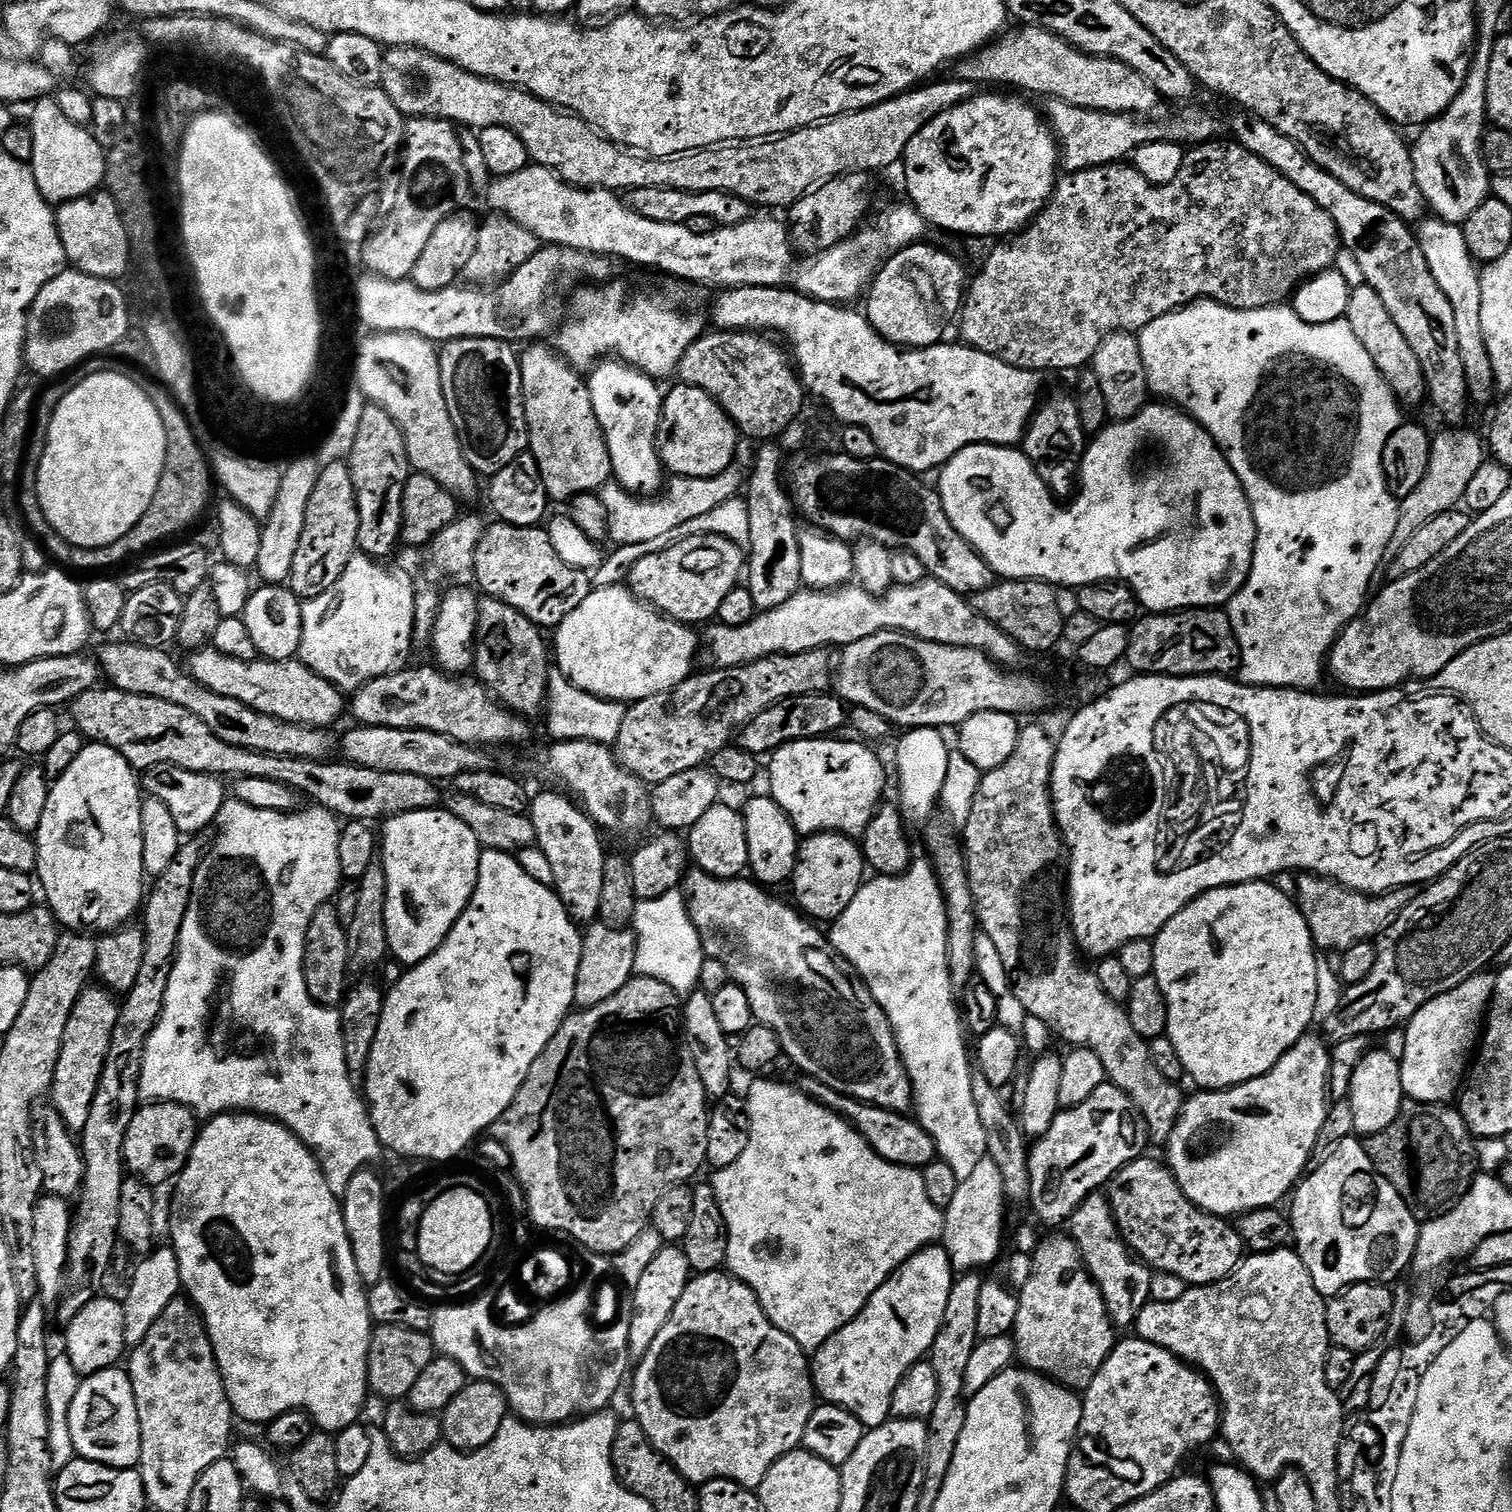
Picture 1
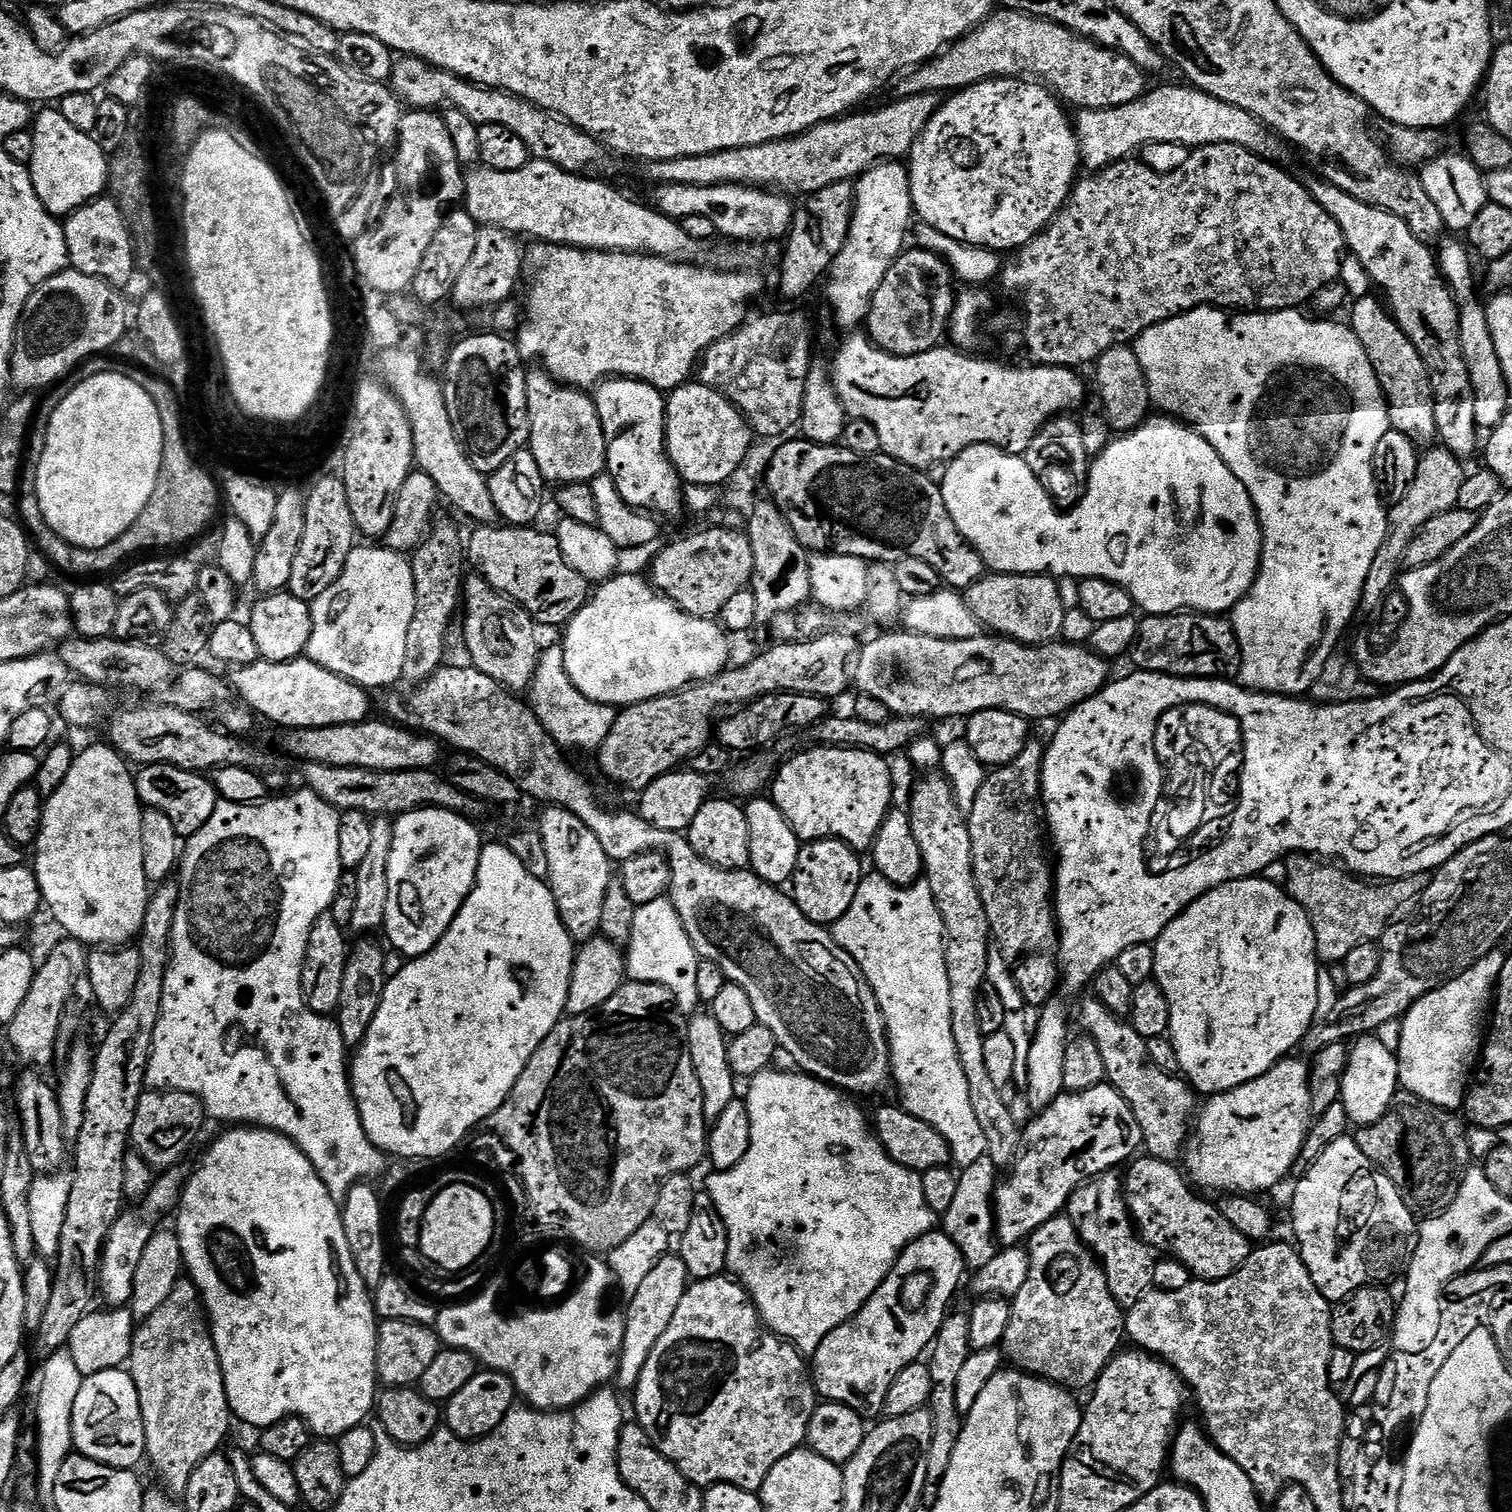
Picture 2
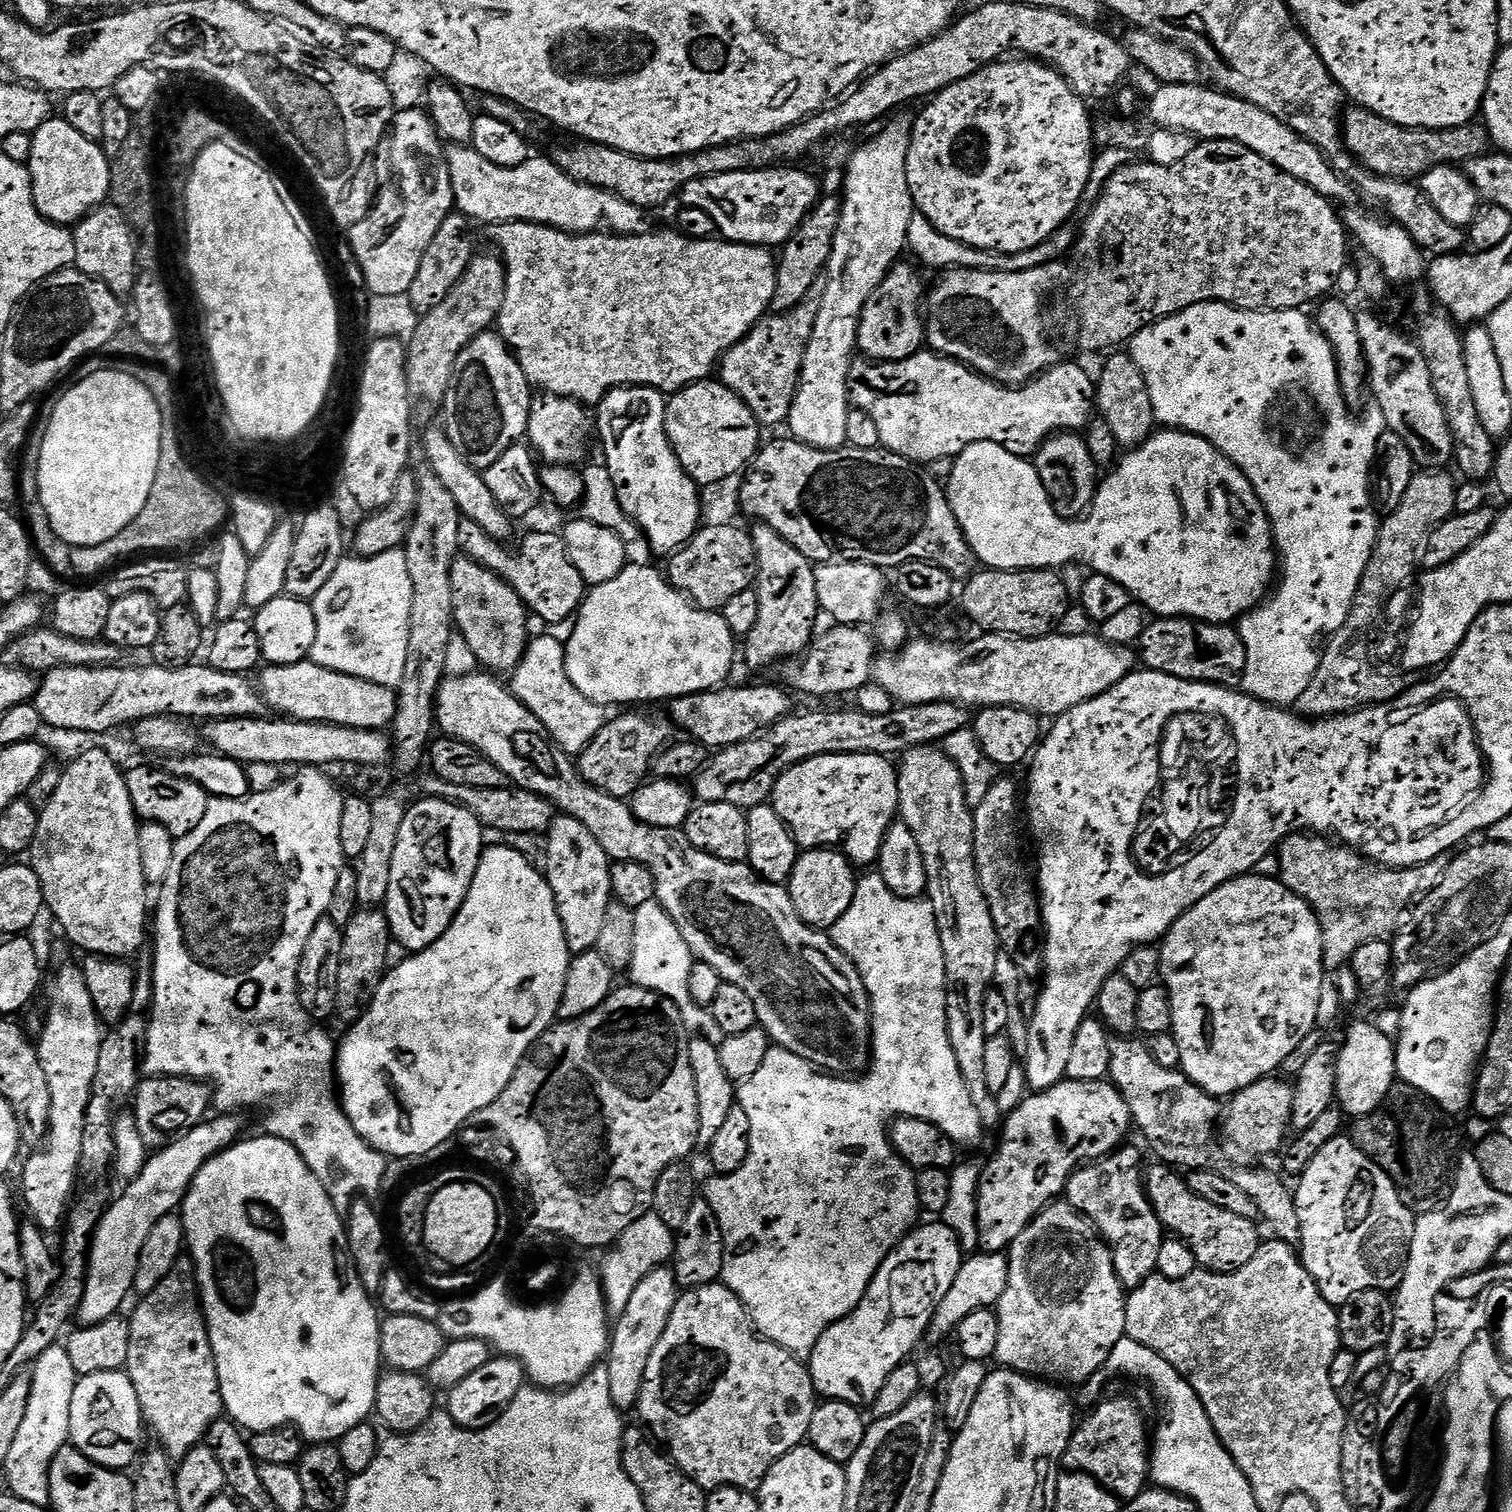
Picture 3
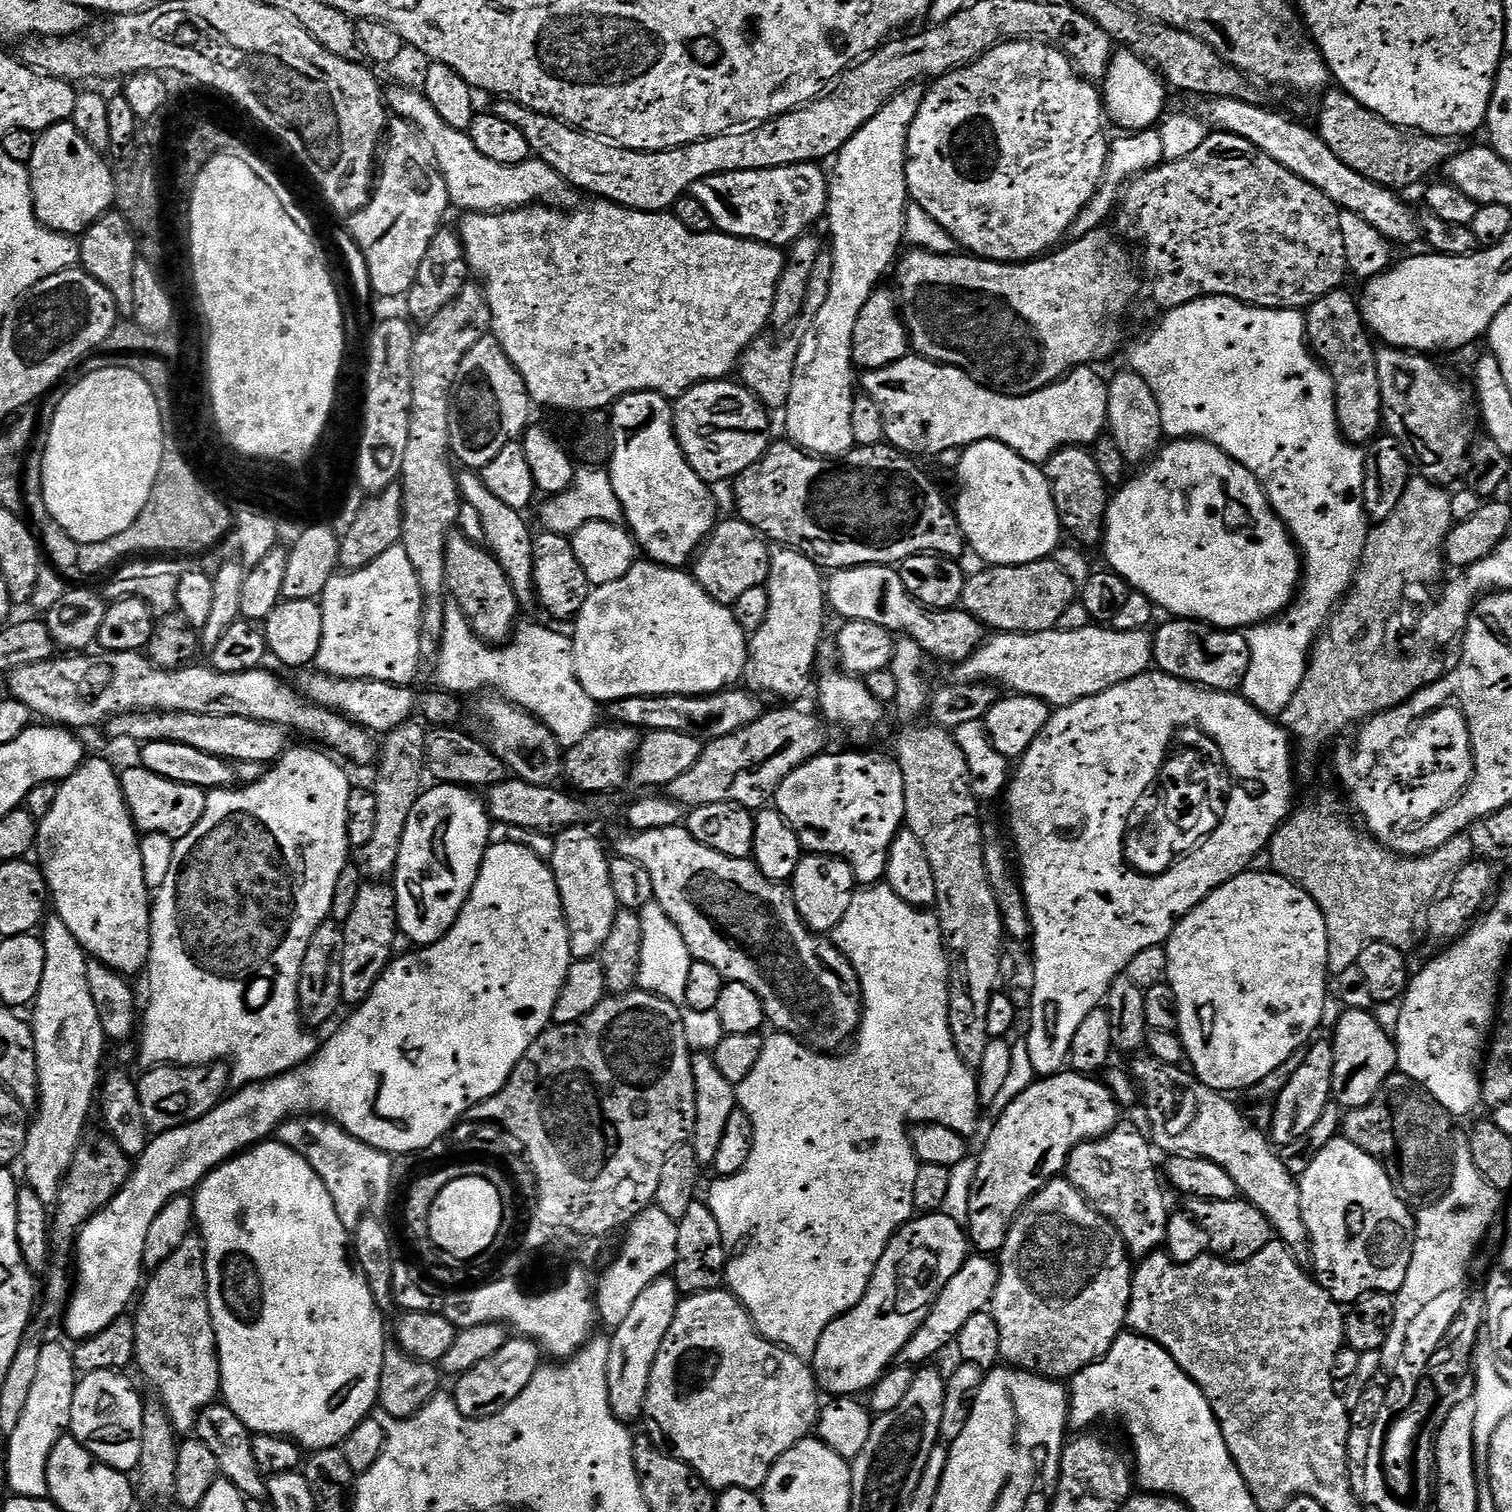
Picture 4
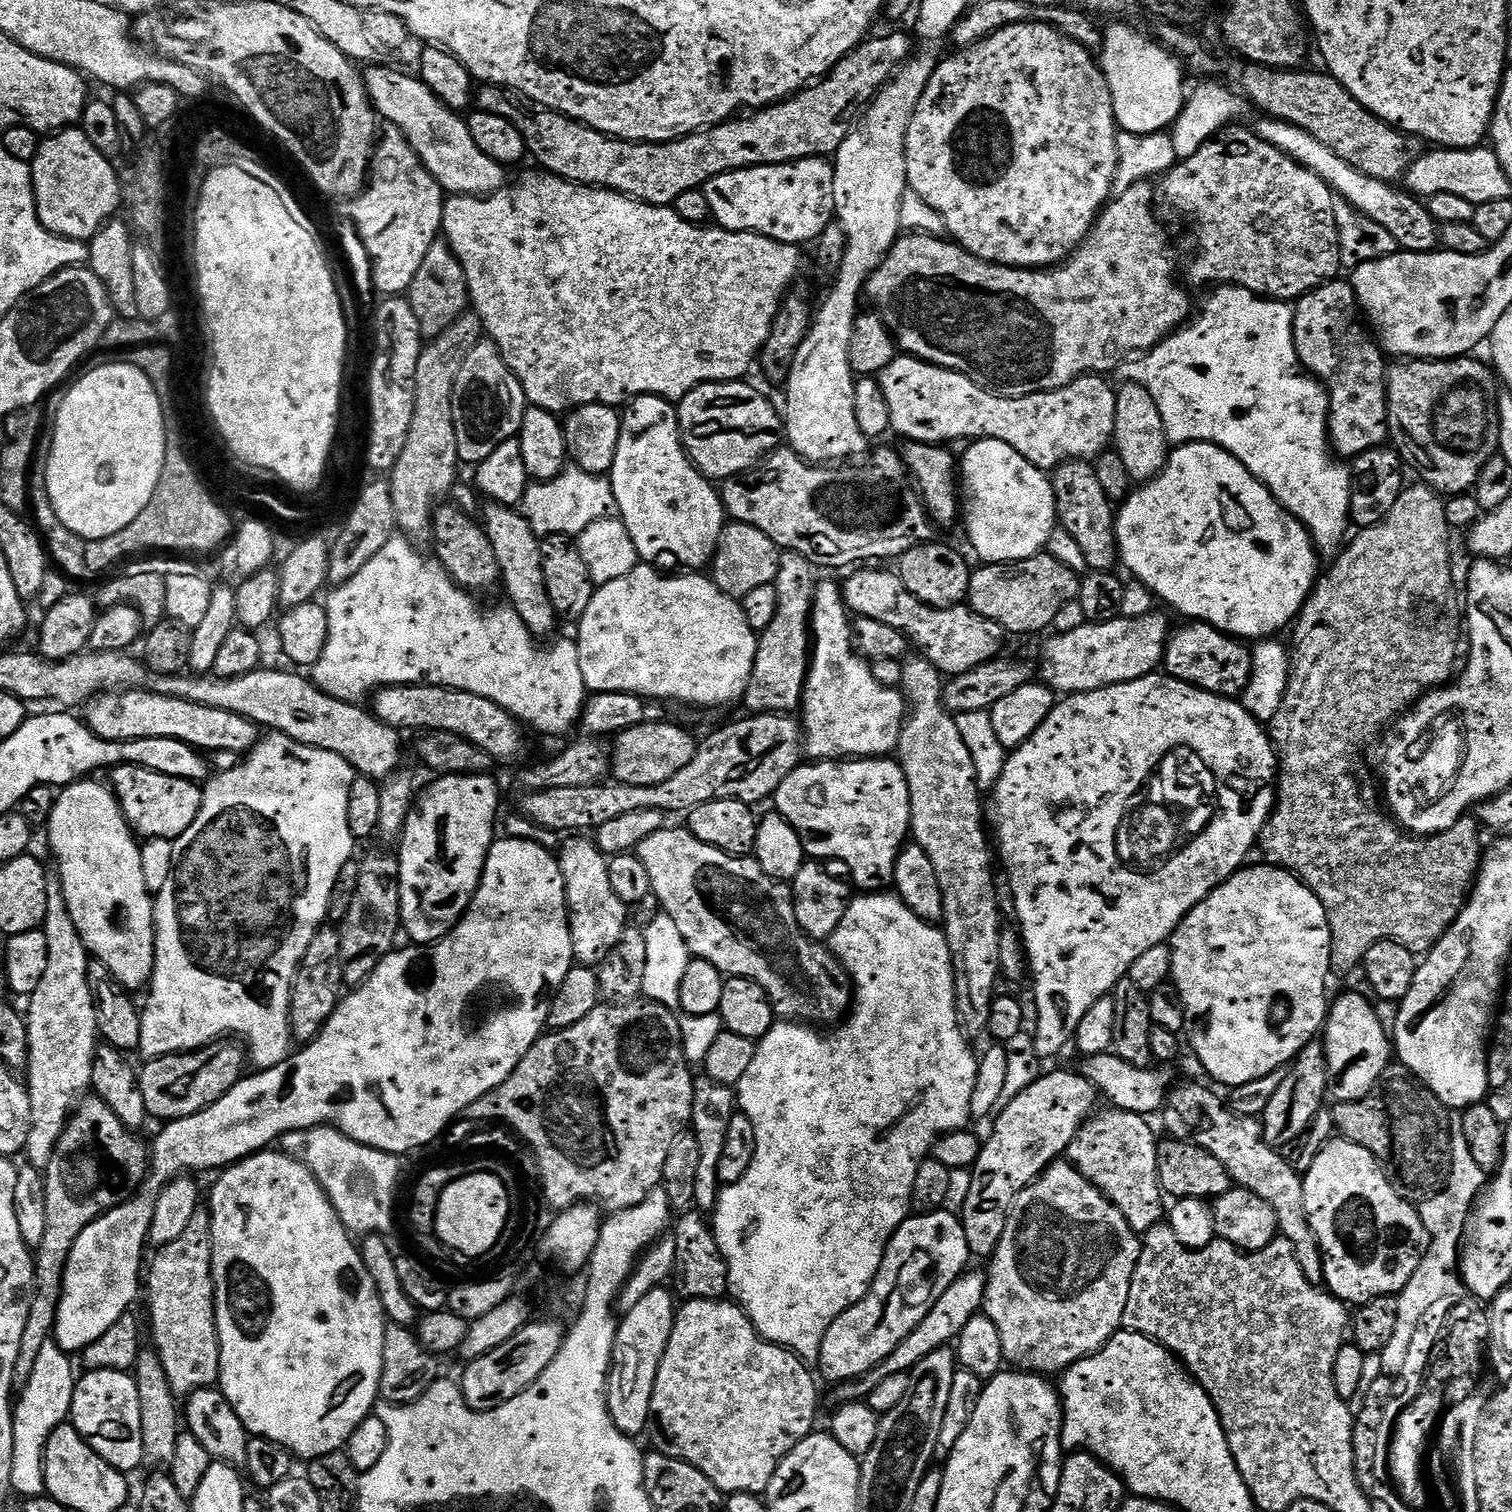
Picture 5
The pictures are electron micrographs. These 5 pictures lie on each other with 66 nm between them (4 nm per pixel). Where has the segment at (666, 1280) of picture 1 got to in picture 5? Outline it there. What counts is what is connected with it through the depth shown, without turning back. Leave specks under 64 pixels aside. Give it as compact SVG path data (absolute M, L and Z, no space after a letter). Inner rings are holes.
M664 1286L650 1290L644 1298L639 1299L638 1304L629 1313L622 1316L622 1319L616 1325L612 1364L608 1367L608 1409L614 1426L618 1426L620 1432L624 1432L627 1436L633 1438L639 1437L639 1432L647 1424L649 1427L652 1414L654 1378L658 1372L658 1366L662 1362L666 1342L670 1340L670 1330L676 1321L678 1304L677 1301L672 1301L673 1293L671 1291L668 1293L667 1290L668 1288Z

